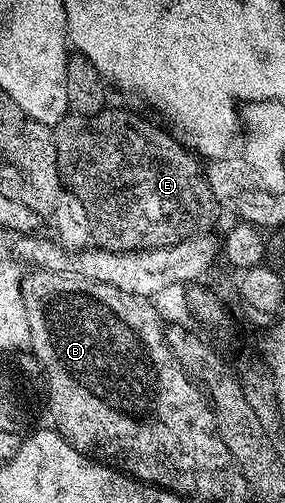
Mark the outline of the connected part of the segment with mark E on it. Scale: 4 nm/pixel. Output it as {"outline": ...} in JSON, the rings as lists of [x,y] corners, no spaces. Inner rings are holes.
{"outline":[[[106,108],[91,116],[65,113],[56,119],[52,131],[61,181],[64,189],[83,200],[87,220],[91,220],[92,245],[96,249],[131,252],[163,248],[206,233],[216,220],[217,197],[205,179],[202,159],[184,141],[176,142],[155,123],[129,110]]]}

